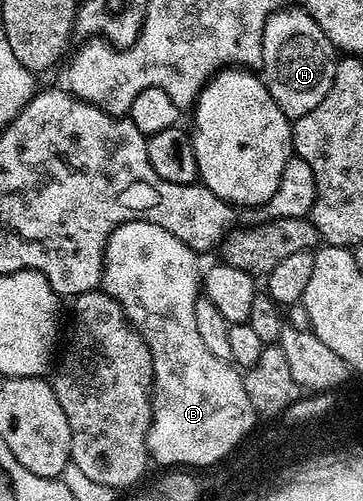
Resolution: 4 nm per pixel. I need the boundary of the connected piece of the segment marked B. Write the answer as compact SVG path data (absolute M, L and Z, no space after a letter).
M129 220L125 224L121 224L109 236L107 247L105 248L105 256L103 257L103 281L101 288L109 296L113 296L113 300L117 300L121 304L121 308L127 313L127 318L132 322L139 331L139 335L147 342L147 347L151 350L153 356L153 372L155 373L155 384L151 395L151 427L147 433L147 452L152 459L155 458L160 462L163 468L205 468L214 458L219 458L220 454L227 451L228 447L235 443L236 440L243 440L248 437L257 423L257 415L253 404L249 404L249 396L245 392L245 384L243 383L243 374L230 361L219 359L209 349L205 348L205 343L201 340L200 333L197 332L196 317L194 315L194 305L201 296L201 269L199 270L200 255L194 250L190 250L181 240L177 240L177 236L173 236L173 232L167 232L165 228L161 228L161 224L153 224L145 220Z

